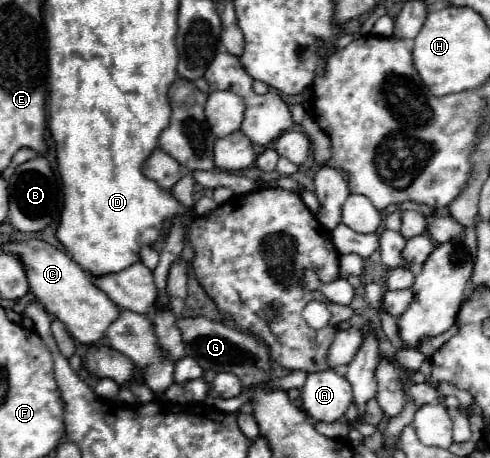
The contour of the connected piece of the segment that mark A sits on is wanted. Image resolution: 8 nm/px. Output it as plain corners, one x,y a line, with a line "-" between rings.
334,369
308,375
302,387
302,407
314,421
332,423
344,417
352,403
350,383

